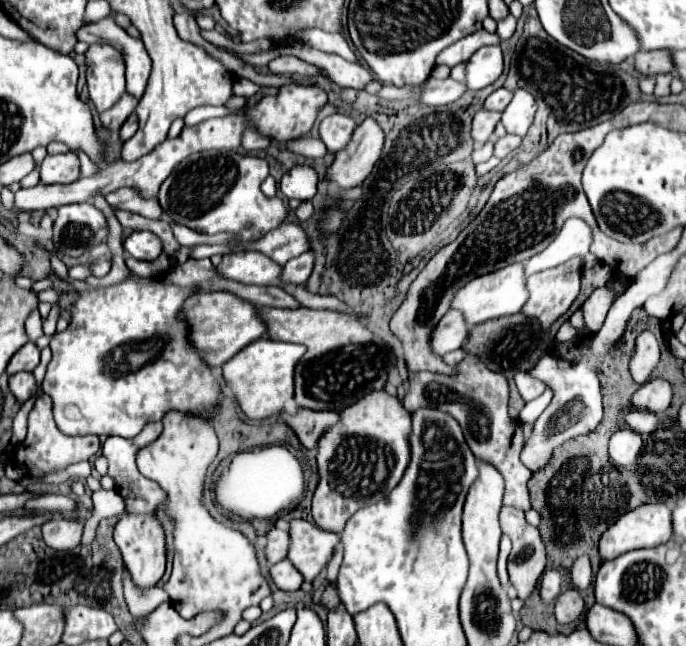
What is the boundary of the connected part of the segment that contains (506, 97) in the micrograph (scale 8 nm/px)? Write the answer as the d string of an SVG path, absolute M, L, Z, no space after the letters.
M500 87L500 89L496 89L492 95L486 97L484 109L488 109L488 111L504 111L506 105L510 103L510 99L512 99L512 91Z

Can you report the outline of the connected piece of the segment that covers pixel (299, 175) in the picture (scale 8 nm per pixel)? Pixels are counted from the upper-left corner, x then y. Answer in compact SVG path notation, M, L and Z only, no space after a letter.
M296 165L292 167L288 173L282 175L280 181L280 191L290 199L312 199L316 195L316 183L318 183L318 175L312 167L308 165Z

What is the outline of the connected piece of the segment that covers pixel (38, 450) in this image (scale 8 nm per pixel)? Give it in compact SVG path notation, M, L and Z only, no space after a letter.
M42 395L36 399L34 409L28 415L28 435L16 449L16 465L24 469L26 475L34 475L34 469L66 469L72 463L92 459L100 451L100 439L96 435L84 435L84 437L70 437L64 435L52 417L52 399L48 395Z

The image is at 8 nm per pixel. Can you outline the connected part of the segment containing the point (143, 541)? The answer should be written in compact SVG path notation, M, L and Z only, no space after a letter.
M160 421L148 423L144 427L144 431L138 433L134 439L110 437L102 445L102 453L108 459L108 475L114 479L116 491L120 493L120 497L124 499L124 505L126 505L124 515L114 525L114 541L120 547L124 563L138 587L154 587L160 581L160 577L164 573L164 565L166 565L166 533L160 525L160 521L156 519L156 511L164 503L166 493L162 491L162 487L158 487L158 483L154 483L152 479L146 479L136 469L136 453L142 447L156 441L160 433L162 433Z

